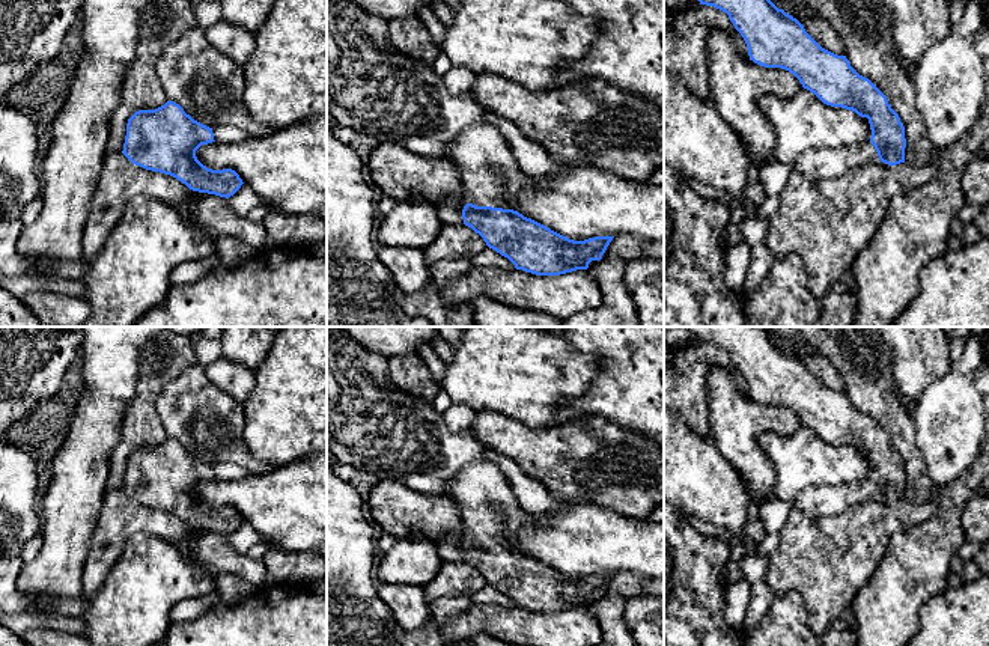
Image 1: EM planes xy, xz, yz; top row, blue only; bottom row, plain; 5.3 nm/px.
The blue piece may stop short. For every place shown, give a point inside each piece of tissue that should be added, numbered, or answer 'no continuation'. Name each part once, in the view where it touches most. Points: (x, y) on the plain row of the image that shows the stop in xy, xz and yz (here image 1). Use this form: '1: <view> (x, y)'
1: xz (489, 511)

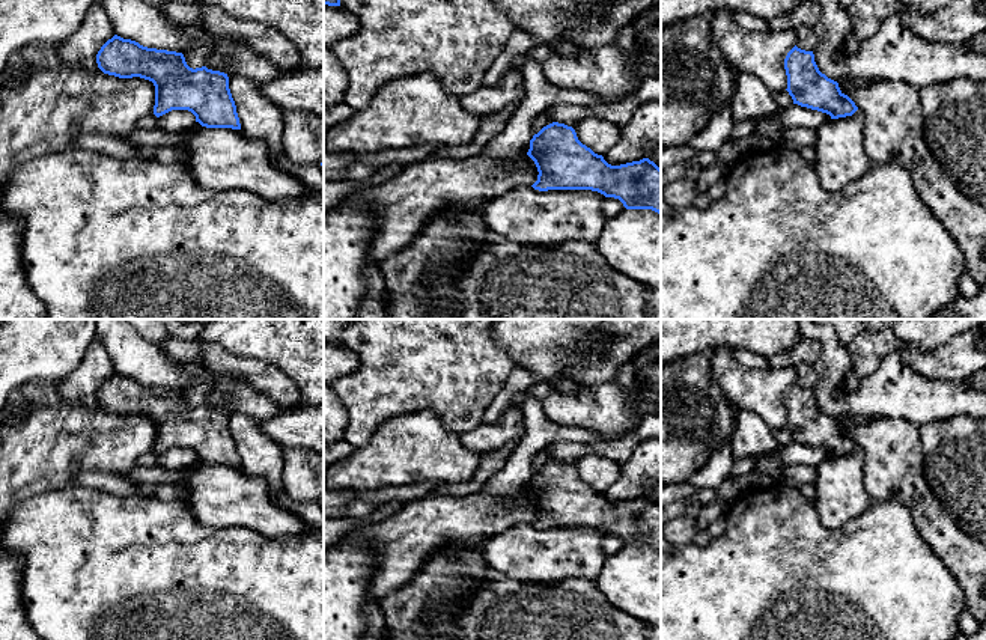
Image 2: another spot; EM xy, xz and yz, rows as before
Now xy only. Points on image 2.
no continuation

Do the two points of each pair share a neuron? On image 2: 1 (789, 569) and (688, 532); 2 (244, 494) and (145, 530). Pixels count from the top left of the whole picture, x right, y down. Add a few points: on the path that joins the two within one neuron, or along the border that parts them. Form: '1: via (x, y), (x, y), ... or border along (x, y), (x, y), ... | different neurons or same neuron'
1: border along (693, 541), (676, 545) | different neurons
2: border along (182, 500), (202, 523), (226, 527) | different neurons

